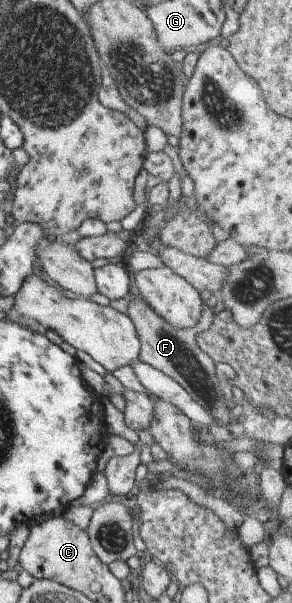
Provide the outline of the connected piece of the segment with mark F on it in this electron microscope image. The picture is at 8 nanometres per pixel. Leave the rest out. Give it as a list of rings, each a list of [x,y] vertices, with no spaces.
[[[141,299],[135,301],[129,301],[127,306],[127,316],[133,323],[136,335],[140,344],[140,353],[137,360],[147,363],[149,366],[160,370],[165,376],[172,378],[183,390],[189,394],[189,396],[198,402],[201,408],[204,408],[214,418],[214,422],[222,426],[222,424],[230,423],[232,420],[231,411],[232,401],[225,401],[222,397],[222,391],[219,389],[220,383],[213,372],[214,362],[205,354],[199,350],[199,347],[195,344],[195,335],[208,325],[209,313],[205,305],[202,307],[200,319],[196,325],[193,325],[188,329],[178,329],[173,325],[170,325],[167,321],[163,320],[160,316],[157,316],[151,308],[149,308]]]

